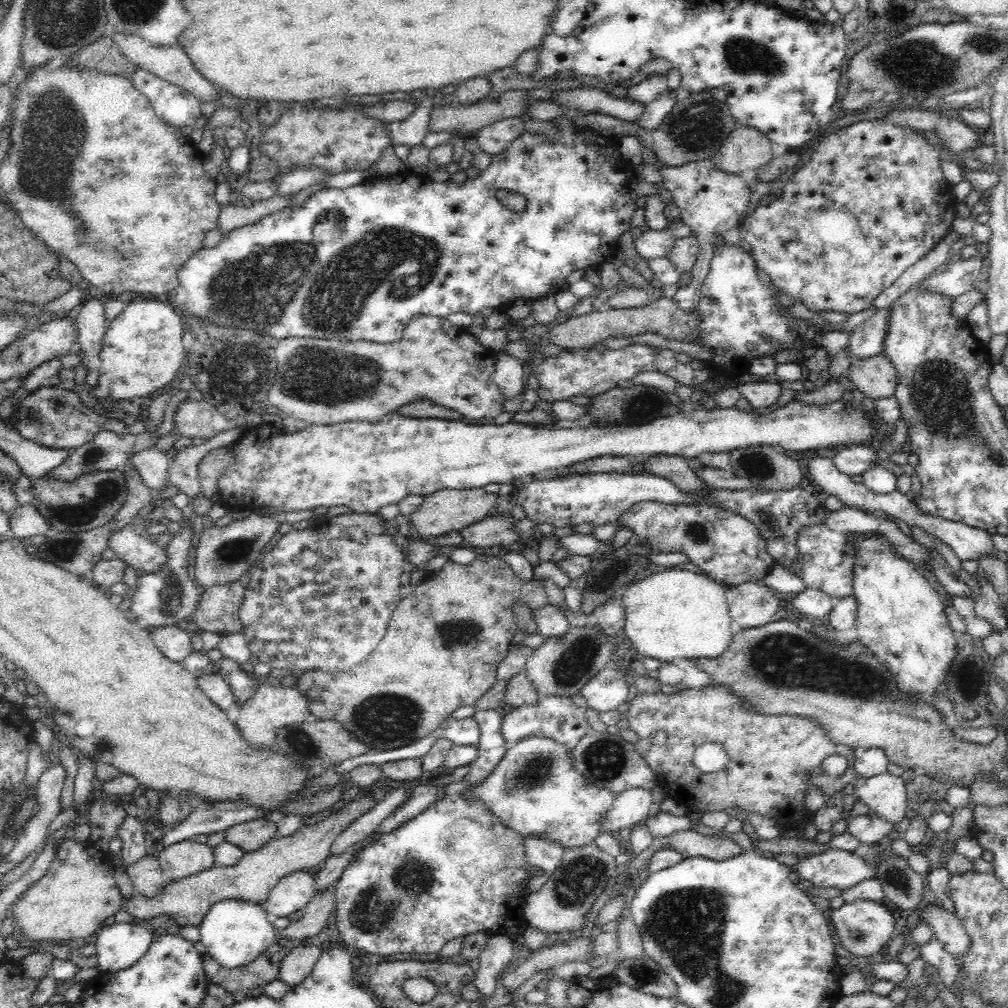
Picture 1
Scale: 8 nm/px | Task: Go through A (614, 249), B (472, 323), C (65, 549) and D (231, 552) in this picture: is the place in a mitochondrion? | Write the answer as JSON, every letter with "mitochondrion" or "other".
{"A":"other","B":"other","C":"mitochondrion","D":"mitochondrion"}

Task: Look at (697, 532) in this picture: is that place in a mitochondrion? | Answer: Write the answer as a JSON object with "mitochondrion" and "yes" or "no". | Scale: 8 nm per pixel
{"mitochondrion":"yes"}

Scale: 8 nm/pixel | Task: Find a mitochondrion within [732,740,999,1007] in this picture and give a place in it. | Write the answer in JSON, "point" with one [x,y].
{"point":[895,877]}

